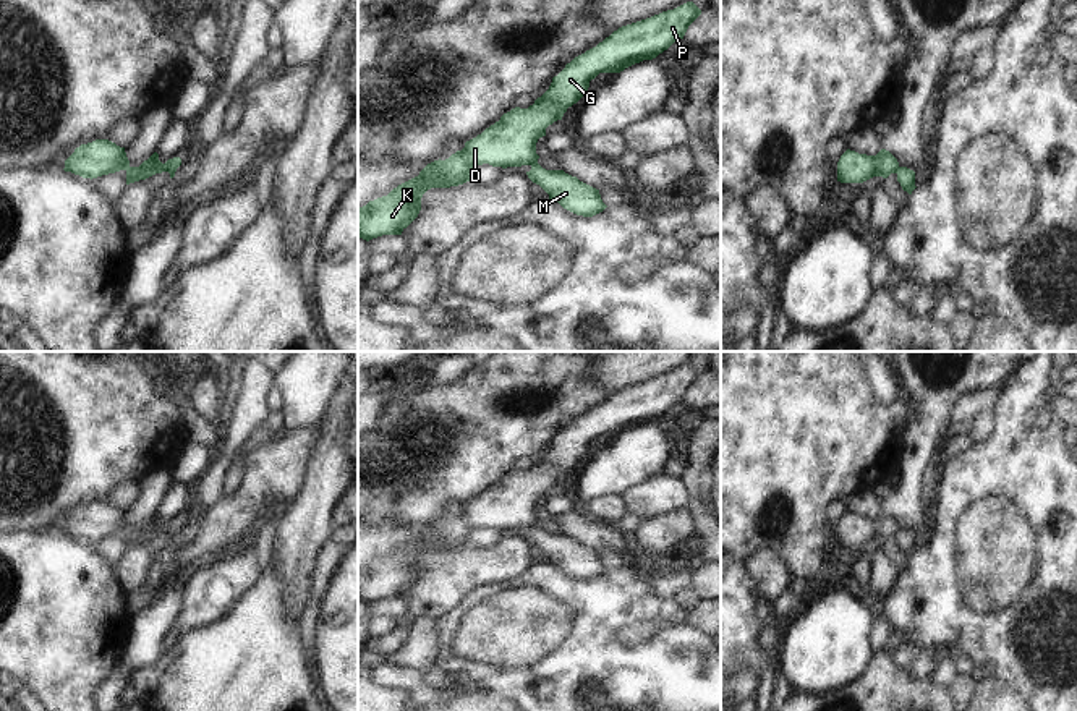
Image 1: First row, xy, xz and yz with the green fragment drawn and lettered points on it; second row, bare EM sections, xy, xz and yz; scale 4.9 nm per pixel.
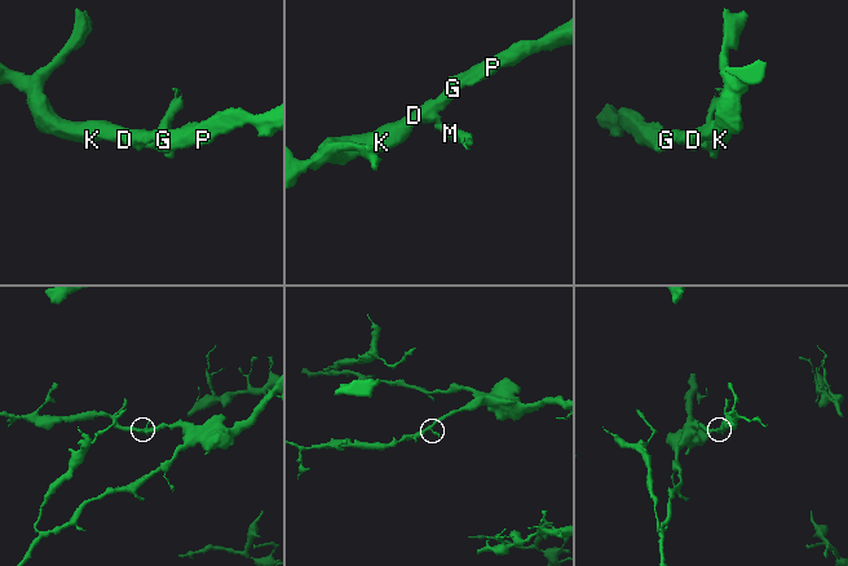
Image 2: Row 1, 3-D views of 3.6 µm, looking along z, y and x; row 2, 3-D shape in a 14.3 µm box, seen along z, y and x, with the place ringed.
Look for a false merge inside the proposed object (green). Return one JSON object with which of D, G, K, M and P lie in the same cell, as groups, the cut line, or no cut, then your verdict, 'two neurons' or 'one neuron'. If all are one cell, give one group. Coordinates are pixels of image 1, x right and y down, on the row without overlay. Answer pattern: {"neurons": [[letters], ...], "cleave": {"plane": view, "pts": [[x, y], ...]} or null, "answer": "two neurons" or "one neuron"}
{"neurons": [["D", "G", "K", "P"], ["M"]], "cleave": {"plane": "xz", "pts": [[536, 525], [532, 528]]}, "answer": "two neurons"}

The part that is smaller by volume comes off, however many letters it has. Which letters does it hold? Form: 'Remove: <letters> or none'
Remove: M

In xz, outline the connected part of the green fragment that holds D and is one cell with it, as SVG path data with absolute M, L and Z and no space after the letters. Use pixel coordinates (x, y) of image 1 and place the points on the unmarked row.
M687 364L674 373L619 390L596 410L567 426L565 431L552 441L549 452L538 460L533 468L528 471L512 471L481 497L466 504L462 513L457 513L445 523L439 522L428 526L418 539L398 547L387 559L369 564L366 568L360 570L358 601L369 604L382 598L402 598L402 594L418 580L421 560L428 552L463 547L470 544L471 533L476 528L489 526L492 530L507 531L538 526L538 502L546 499L546 491L562 483L567 471L585 458L591 442L599 436L620 436L635 426L656 421L675 403L683 402L688 389L700 377L701 373L693 364Z

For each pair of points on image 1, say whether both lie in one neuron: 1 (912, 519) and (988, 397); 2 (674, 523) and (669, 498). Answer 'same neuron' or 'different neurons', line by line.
1: different neurons
2: different neurons

